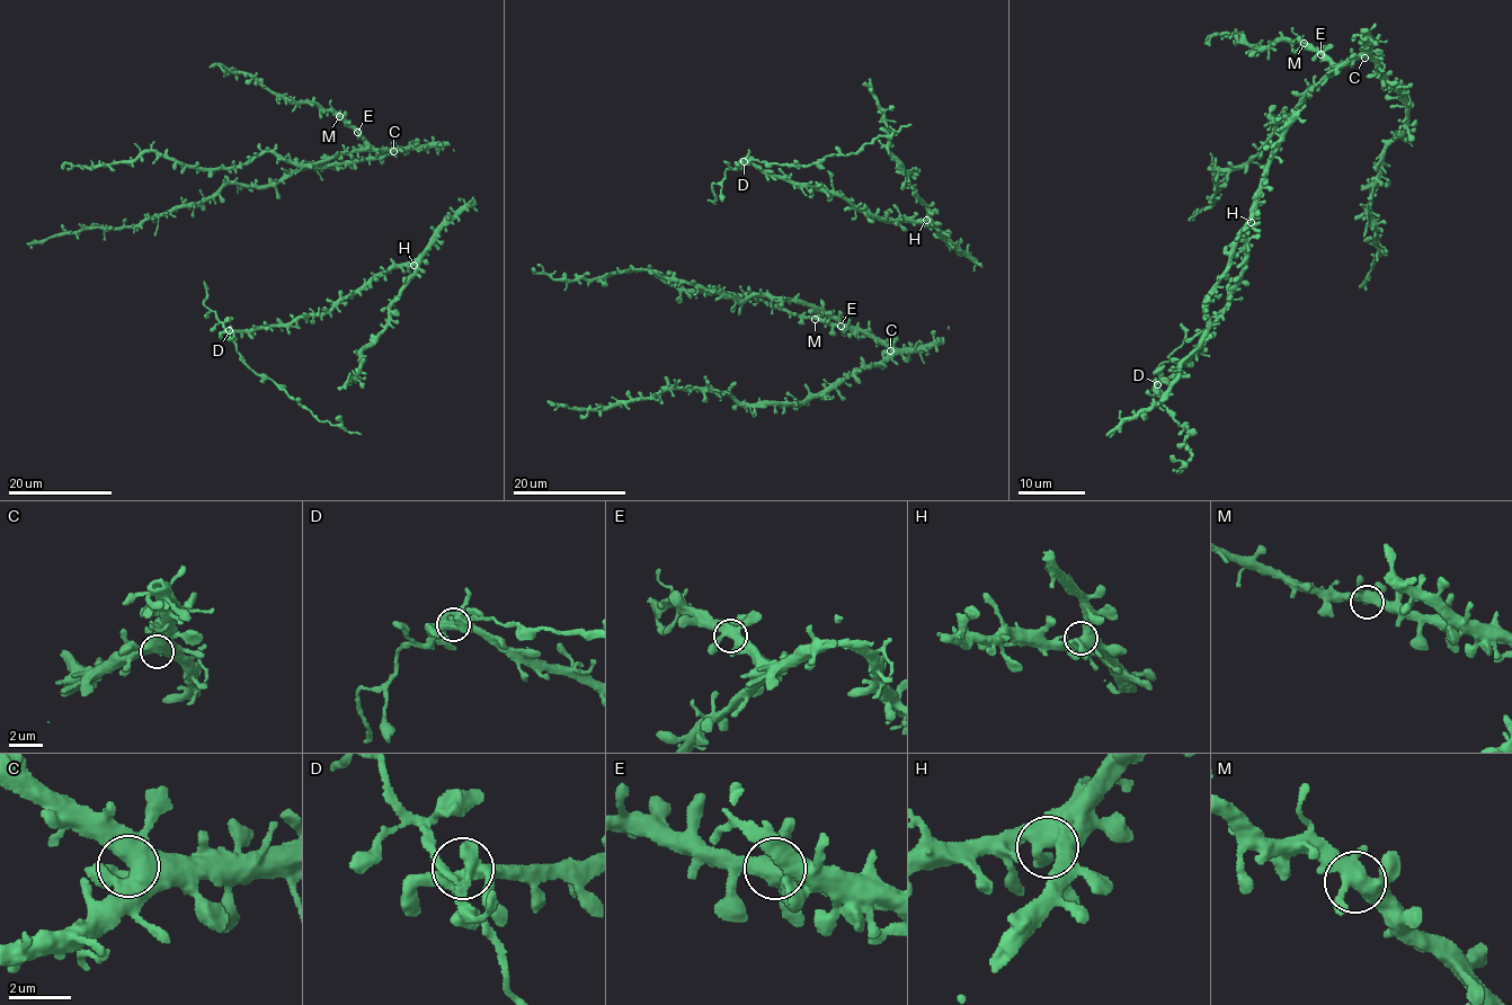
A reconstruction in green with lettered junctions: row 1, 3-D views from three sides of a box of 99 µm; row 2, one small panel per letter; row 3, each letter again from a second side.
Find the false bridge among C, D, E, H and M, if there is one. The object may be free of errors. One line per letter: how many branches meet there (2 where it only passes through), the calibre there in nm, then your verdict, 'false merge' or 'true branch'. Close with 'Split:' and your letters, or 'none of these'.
C: 4 branches meet; 480 nm thick; true branch
D: 5 branches meet; 460 nm thick; false merge
E: 5 branches meet; 440 nm thick; true branch
H: 4 branches meet; 500 nm thick; true branch
M: 5 branches meet; 440 nm thick; true branch
Split: D

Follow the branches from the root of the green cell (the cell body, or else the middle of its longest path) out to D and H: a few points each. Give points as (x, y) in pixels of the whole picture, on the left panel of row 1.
D: (472, 196), (474, 202), (441, 229), (420, 255), (374, 274), (328, 310), (300, 316), (285, 325), (229, 330)
H: (472, 196), (474, 202), (441, 229), (414, 265)

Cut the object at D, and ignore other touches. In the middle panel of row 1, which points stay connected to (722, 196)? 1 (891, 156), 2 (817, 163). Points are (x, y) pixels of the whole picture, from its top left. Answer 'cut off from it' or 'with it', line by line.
1: cut off from it
2: with it

